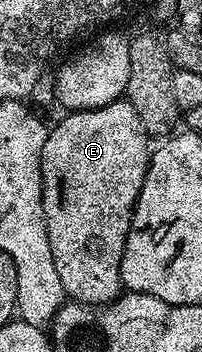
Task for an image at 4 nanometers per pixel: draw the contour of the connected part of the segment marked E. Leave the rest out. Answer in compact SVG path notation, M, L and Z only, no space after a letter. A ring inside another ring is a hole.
M127 99L107 103L95 110L66 112L64 116L54 129L52 126L46 132L41 152L41 202L47 239L51 243L51 259L55 259L55 271L59 271L59 283L63 283L66 298L85 305L108 305L123 292L121 256L133 208L149 170L151 138Z

